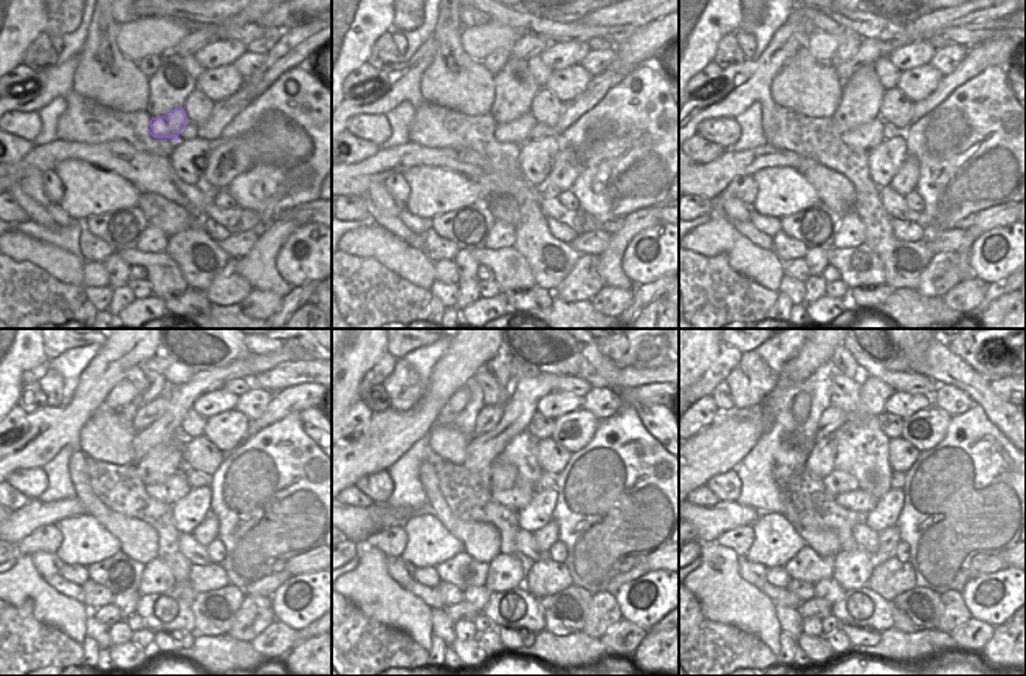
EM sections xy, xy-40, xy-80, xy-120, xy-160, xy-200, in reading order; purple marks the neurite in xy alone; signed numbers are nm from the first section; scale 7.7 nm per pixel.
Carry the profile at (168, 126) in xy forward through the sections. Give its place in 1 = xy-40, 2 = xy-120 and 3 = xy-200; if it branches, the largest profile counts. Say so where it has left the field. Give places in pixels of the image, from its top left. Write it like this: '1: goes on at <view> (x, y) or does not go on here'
1: goes on at xy-40 (518, 131)
2: goes on at xy-120 (174, 487)
3: goes on at xy-200 (860, 501)

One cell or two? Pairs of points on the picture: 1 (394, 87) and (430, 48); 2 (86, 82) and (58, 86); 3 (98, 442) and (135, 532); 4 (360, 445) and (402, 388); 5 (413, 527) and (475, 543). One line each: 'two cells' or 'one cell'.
1: one cell
2: two cells
3: two cells
4: two cells
5: two cells

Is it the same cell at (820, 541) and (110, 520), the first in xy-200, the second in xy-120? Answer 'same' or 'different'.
same

